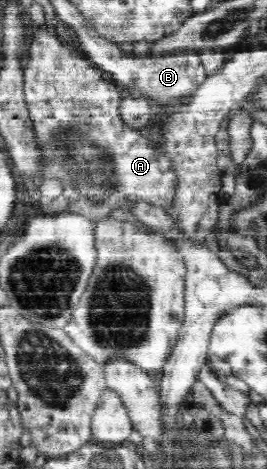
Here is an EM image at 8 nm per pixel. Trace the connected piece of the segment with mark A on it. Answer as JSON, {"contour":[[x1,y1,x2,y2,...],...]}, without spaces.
{"contour":[[34,26,35,31,28,36,28,64,23,73,25,103,35,146,39,150,37,177,40,180,62,180,61,189,70,198,70,212,84,216,89,222,94,218,106,218,116,208,128,208,126,204,132,204,134,200,142,200,136,204,168,210,177,185,176,175,166,155,120,117,118,106,125,96,124,90,98,66,82,58,75,42,70,41,70,46,64,46,64,40,59,36,50,34,46,28]]}

